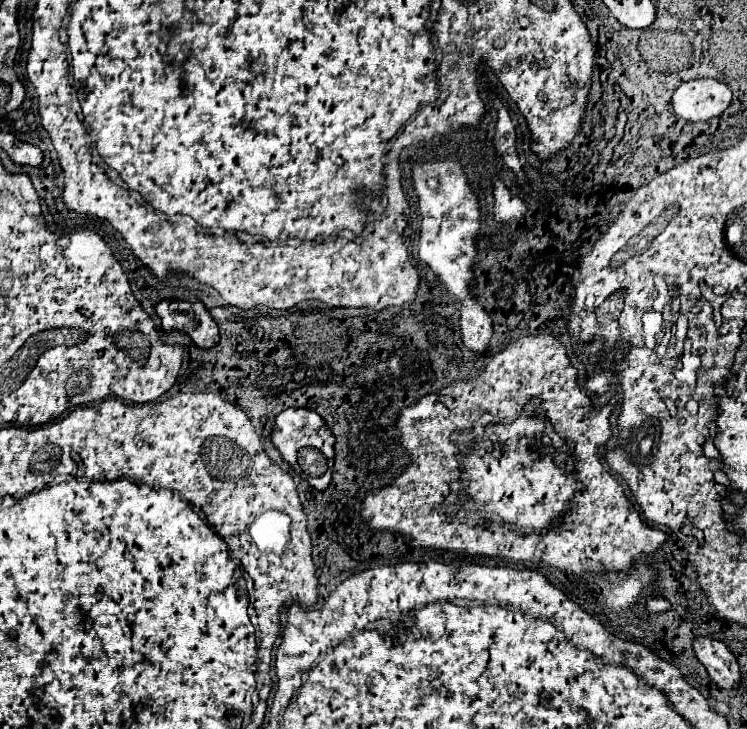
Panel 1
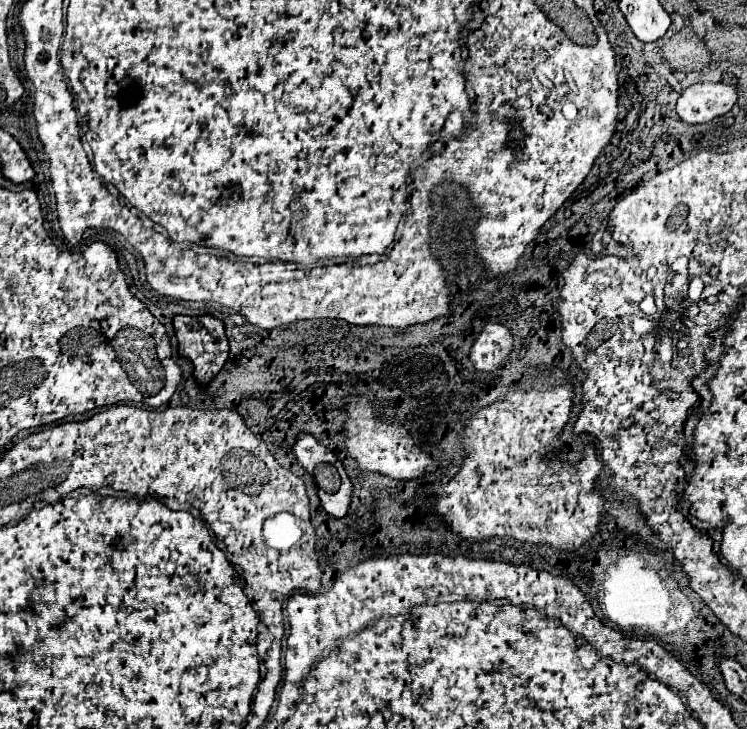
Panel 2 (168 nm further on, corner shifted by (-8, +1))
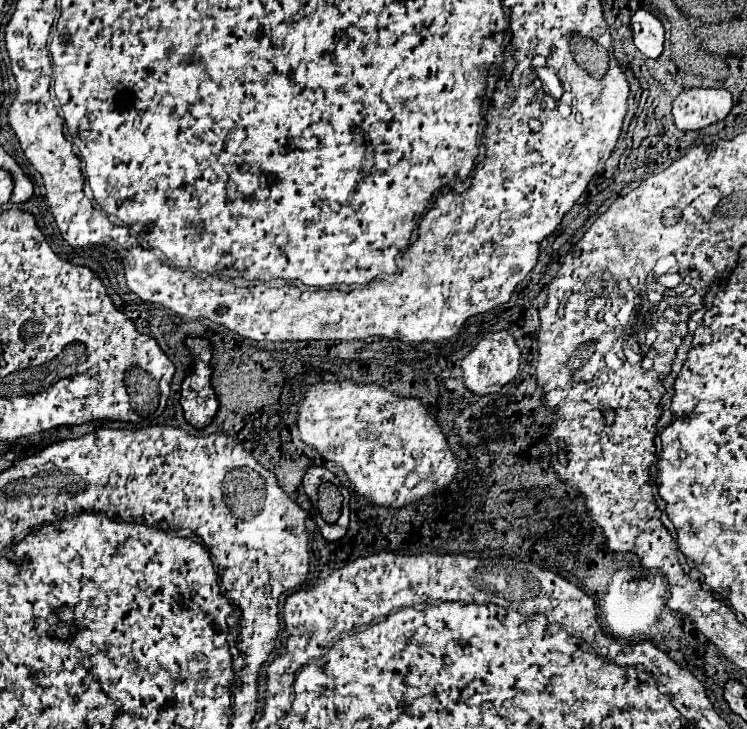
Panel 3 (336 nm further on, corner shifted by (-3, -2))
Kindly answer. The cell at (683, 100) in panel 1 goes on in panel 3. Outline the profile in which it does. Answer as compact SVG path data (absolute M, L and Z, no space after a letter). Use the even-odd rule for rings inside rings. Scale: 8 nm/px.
M689 88L673 102L673 118L679 130L701 130L725 120L731 112L731 92L723 88Z

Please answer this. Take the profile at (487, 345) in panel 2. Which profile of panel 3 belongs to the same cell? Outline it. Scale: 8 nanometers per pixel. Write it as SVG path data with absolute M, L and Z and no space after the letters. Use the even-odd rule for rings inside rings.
M495 332L495 334L487 334L475 348L473 352L469 352L463 362L463 384L477 396L485 396L485 394L495 394L499 392L505 384L513 382L519 374L519 358L521 352L515 344L515 338L509 332Z

